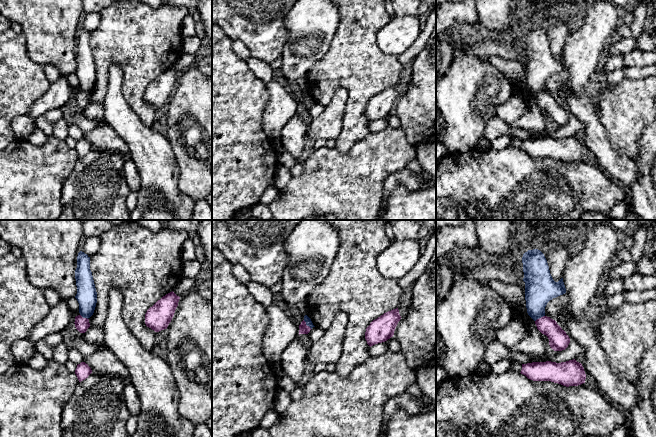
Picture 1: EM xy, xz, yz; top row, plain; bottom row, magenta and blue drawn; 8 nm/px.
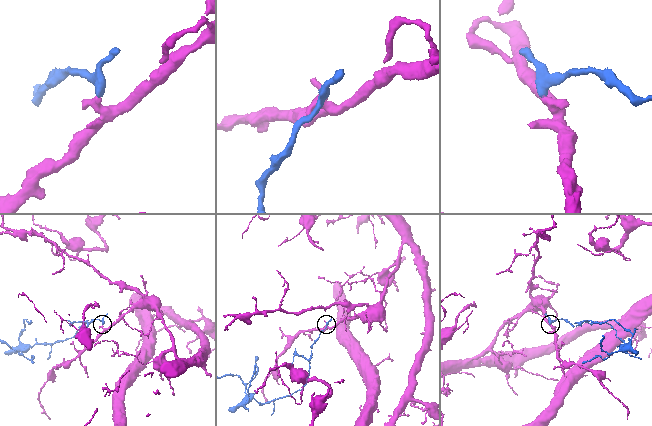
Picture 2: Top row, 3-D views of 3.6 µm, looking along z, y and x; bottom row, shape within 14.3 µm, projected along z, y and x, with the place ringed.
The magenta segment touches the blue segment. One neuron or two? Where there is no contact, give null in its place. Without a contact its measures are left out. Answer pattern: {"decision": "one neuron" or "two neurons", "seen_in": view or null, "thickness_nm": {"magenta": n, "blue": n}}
{"decision": "two neurons", "seen_in": "xz", "thickness_nm": {"magenta": 80, "blue": 50}}

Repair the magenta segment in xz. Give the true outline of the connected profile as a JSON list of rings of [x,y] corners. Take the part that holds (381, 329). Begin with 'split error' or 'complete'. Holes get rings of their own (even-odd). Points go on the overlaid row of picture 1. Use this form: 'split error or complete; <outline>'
complete; [[[396,308],[373,320],[366,328],[365,339],[367,344],[371,347],[393,337],[395,328],[400,319],[399,310]]]

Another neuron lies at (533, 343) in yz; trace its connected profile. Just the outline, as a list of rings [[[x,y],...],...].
[[[535,323],[530,325],[526,336],[510,349],[528,355],[545,355],[551,351],[550,345],[545,342]]]

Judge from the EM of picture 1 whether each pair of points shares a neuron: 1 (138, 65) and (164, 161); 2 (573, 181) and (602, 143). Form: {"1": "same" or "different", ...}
{"1": "different", "2": "different"}

